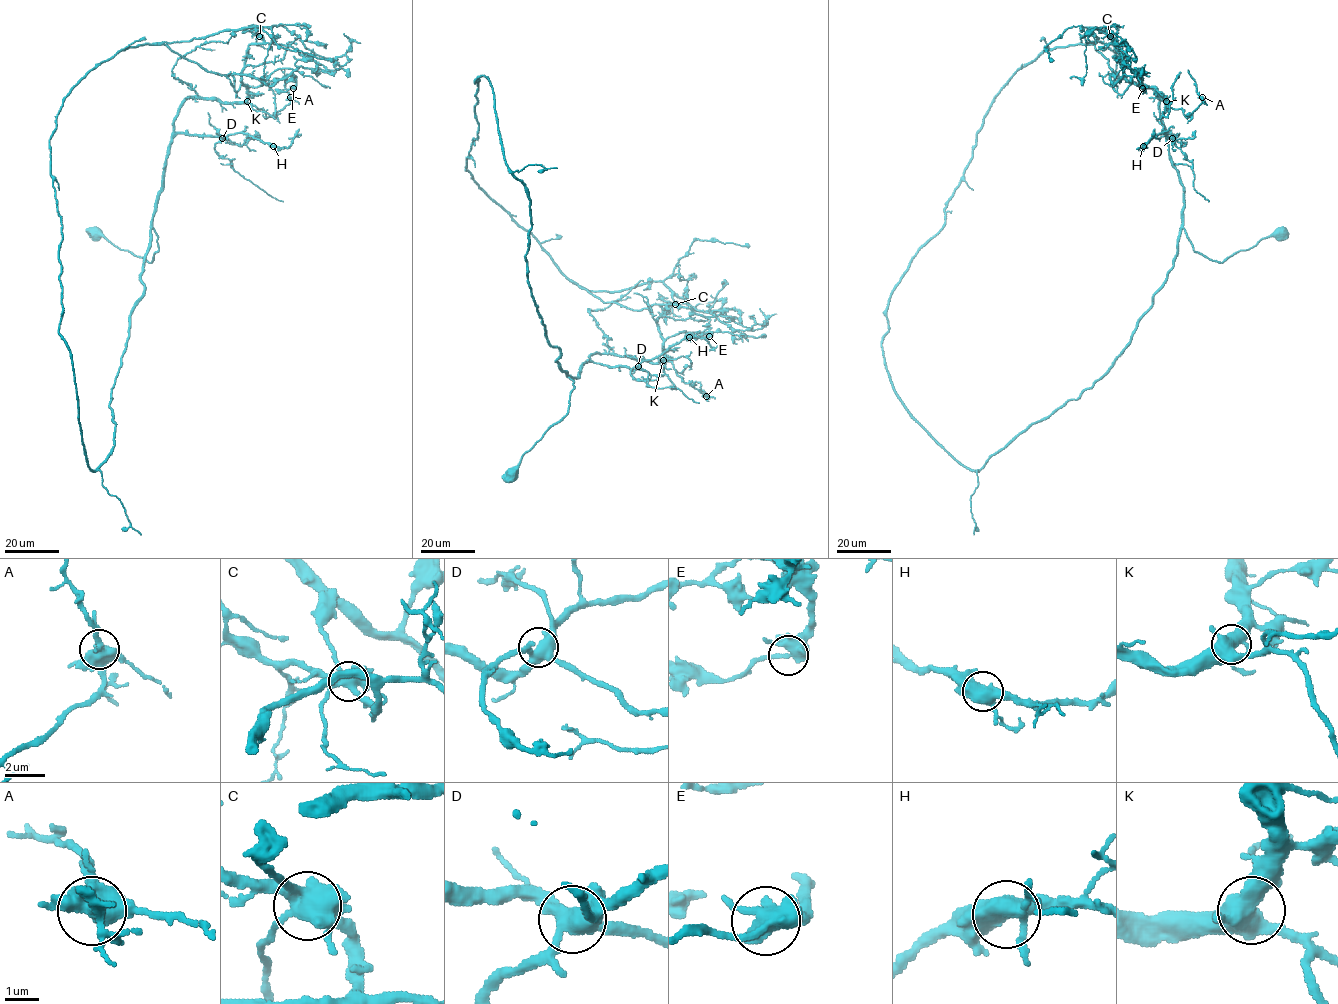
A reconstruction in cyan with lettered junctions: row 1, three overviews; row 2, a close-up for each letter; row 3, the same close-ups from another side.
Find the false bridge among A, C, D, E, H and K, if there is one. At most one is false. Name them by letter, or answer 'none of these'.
none of these

